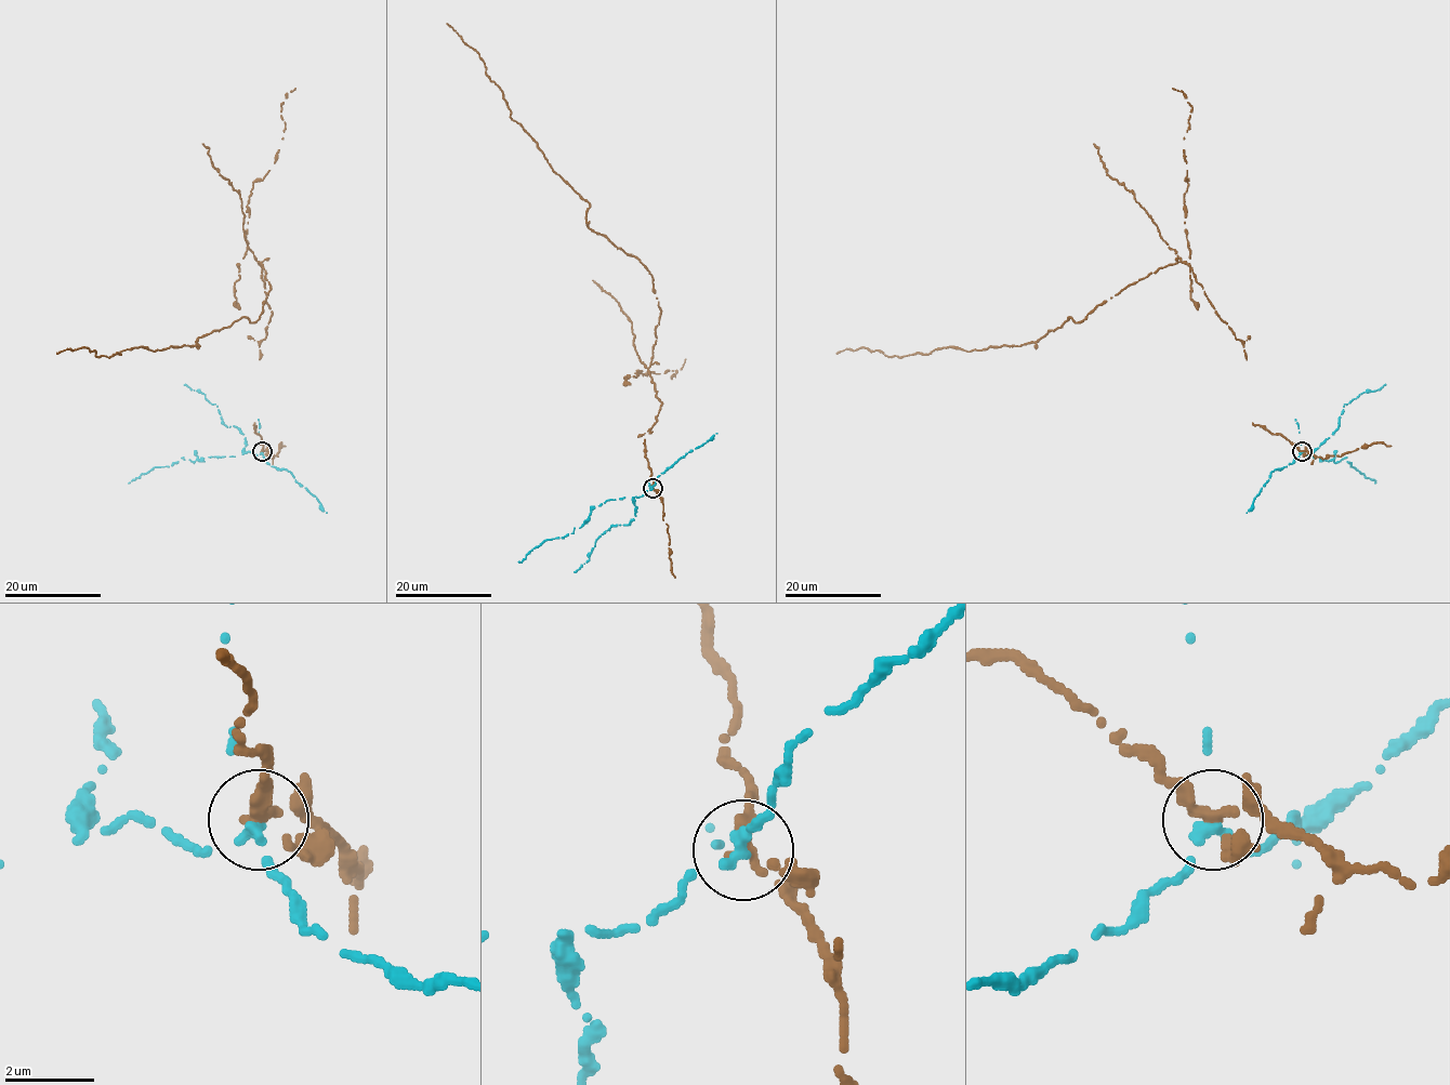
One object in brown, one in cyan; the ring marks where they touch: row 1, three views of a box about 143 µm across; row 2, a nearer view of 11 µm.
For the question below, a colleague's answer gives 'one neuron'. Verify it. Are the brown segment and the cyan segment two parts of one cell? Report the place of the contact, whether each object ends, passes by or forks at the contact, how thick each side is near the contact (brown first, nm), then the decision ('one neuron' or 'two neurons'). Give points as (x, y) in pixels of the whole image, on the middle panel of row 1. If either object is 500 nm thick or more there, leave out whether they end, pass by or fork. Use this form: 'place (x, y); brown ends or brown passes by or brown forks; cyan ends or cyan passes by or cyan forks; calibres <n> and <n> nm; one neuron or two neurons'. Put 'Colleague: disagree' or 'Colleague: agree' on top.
Colleague: agree
place (653, 488); brown passes by; cyan passes by; calibres 280 and 240 nm; one neuron

